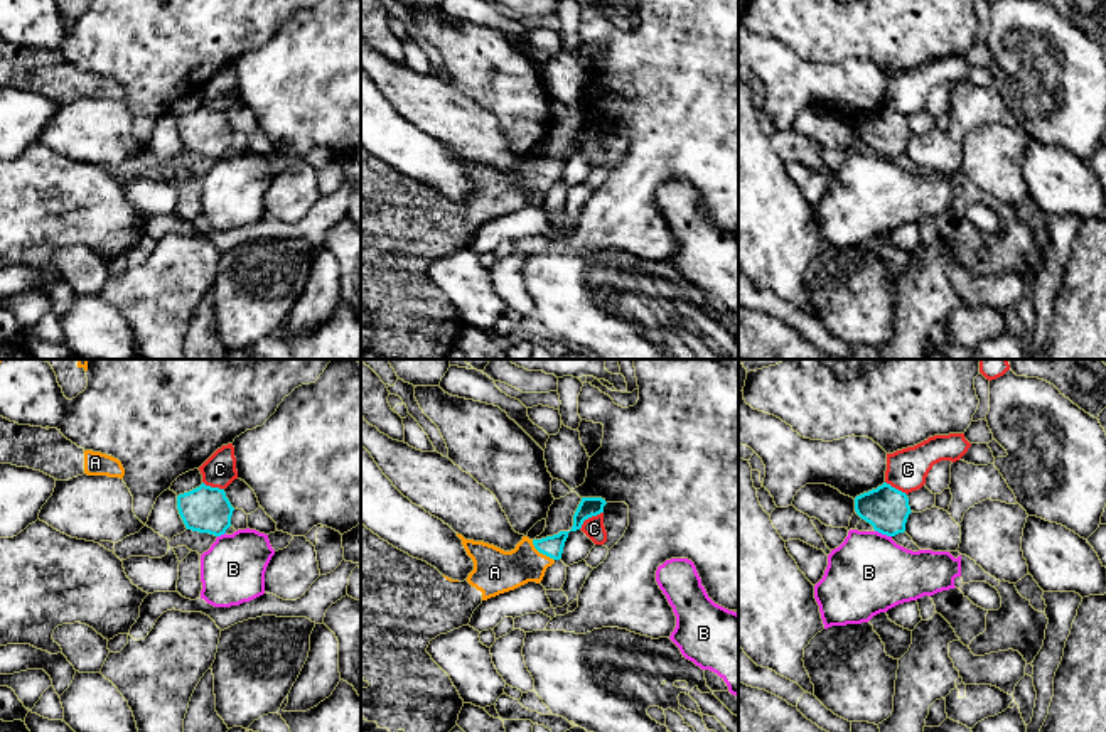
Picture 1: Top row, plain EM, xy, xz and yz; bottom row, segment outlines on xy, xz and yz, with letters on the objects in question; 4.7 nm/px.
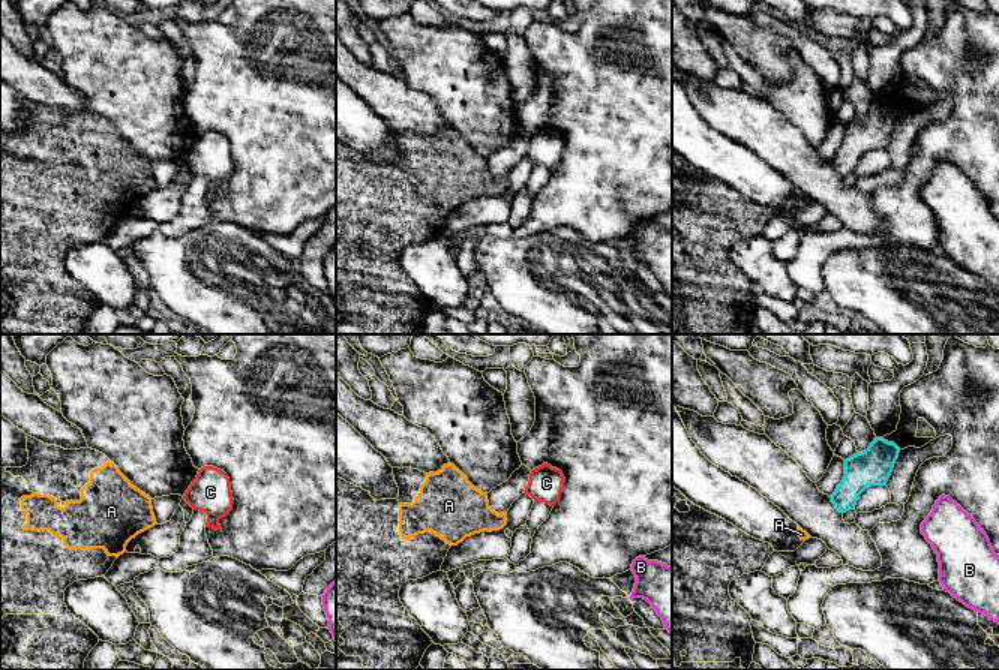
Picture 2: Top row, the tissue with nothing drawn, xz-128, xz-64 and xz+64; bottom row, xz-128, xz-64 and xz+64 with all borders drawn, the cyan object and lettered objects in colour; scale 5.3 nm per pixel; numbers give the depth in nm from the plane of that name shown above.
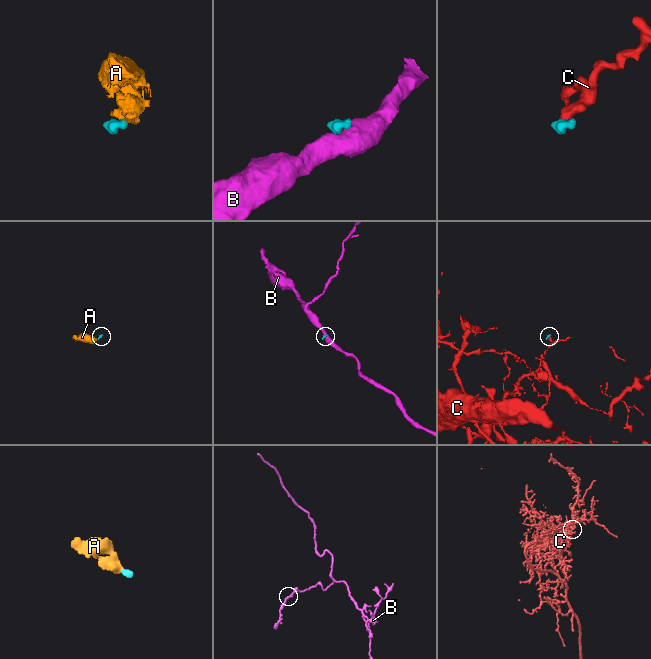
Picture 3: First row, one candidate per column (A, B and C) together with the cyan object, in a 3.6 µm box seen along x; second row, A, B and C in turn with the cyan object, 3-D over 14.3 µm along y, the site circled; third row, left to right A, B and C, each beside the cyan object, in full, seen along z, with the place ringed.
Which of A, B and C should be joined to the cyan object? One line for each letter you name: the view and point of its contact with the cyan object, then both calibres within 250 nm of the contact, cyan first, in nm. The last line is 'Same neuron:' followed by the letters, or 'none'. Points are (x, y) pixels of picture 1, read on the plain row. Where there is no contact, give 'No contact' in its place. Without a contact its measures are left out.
A: Touches cyan at xz (542, 174). Thickness 100 nm (cyan) against 220 nm
Same neuron: A

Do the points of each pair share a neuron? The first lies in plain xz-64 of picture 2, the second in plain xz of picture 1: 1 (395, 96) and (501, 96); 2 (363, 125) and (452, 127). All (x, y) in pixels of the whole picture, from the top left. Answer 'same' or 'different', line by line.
1: different
2: different

